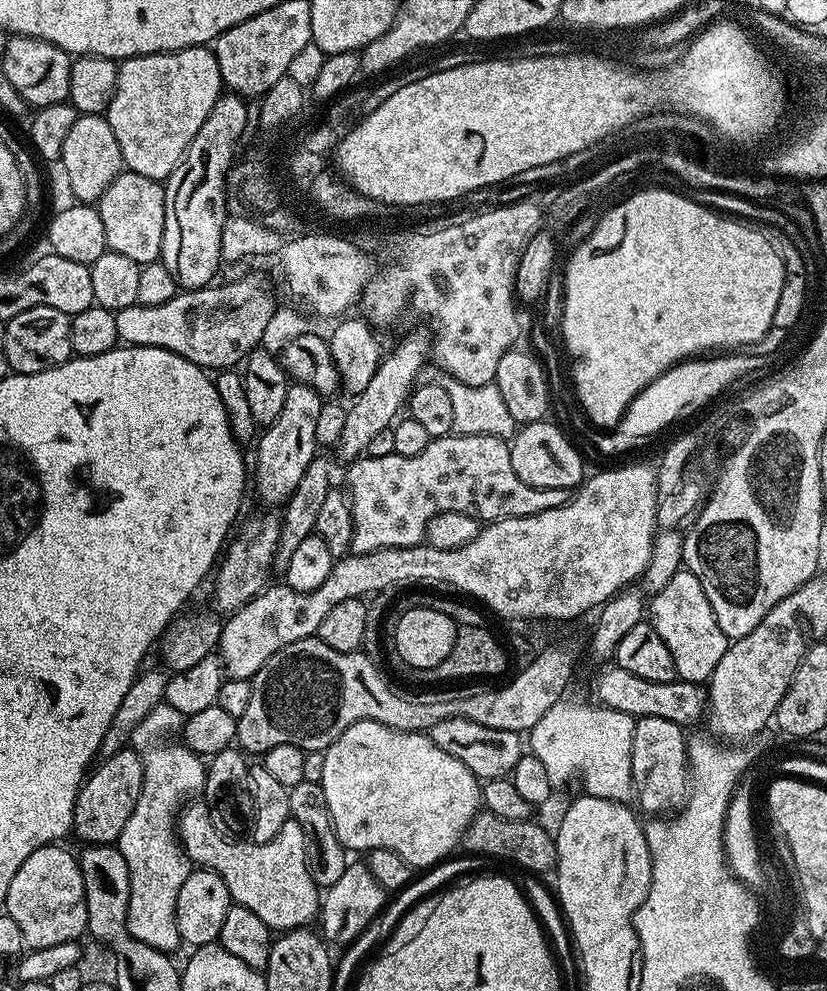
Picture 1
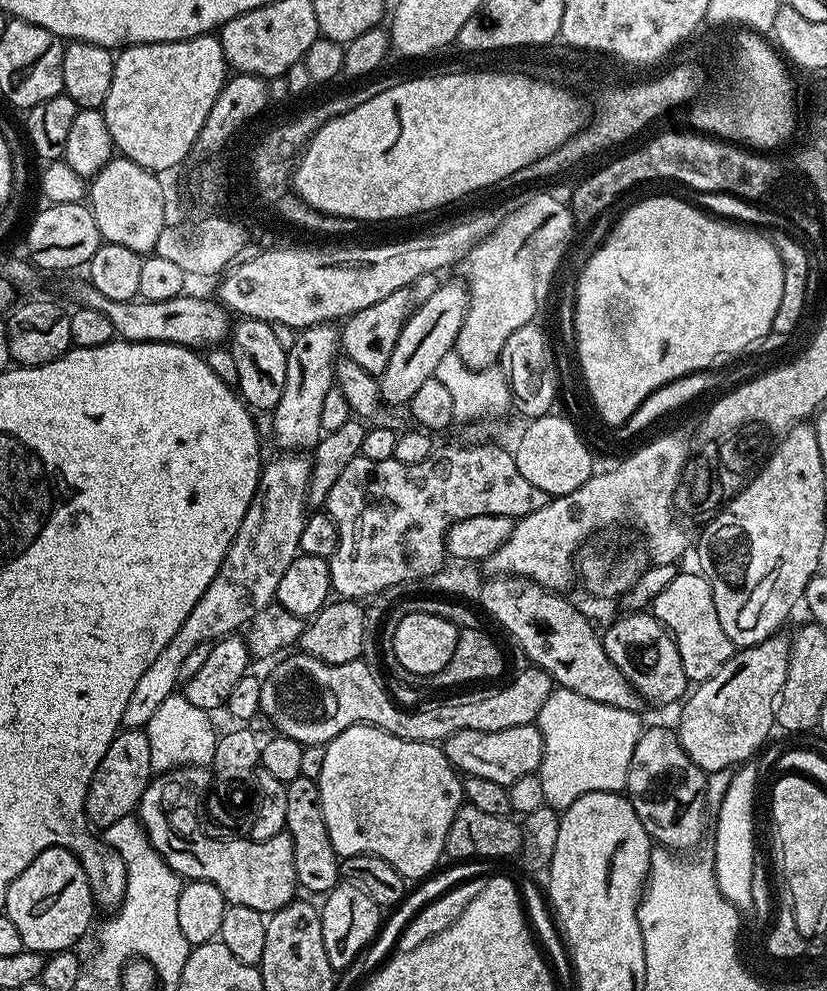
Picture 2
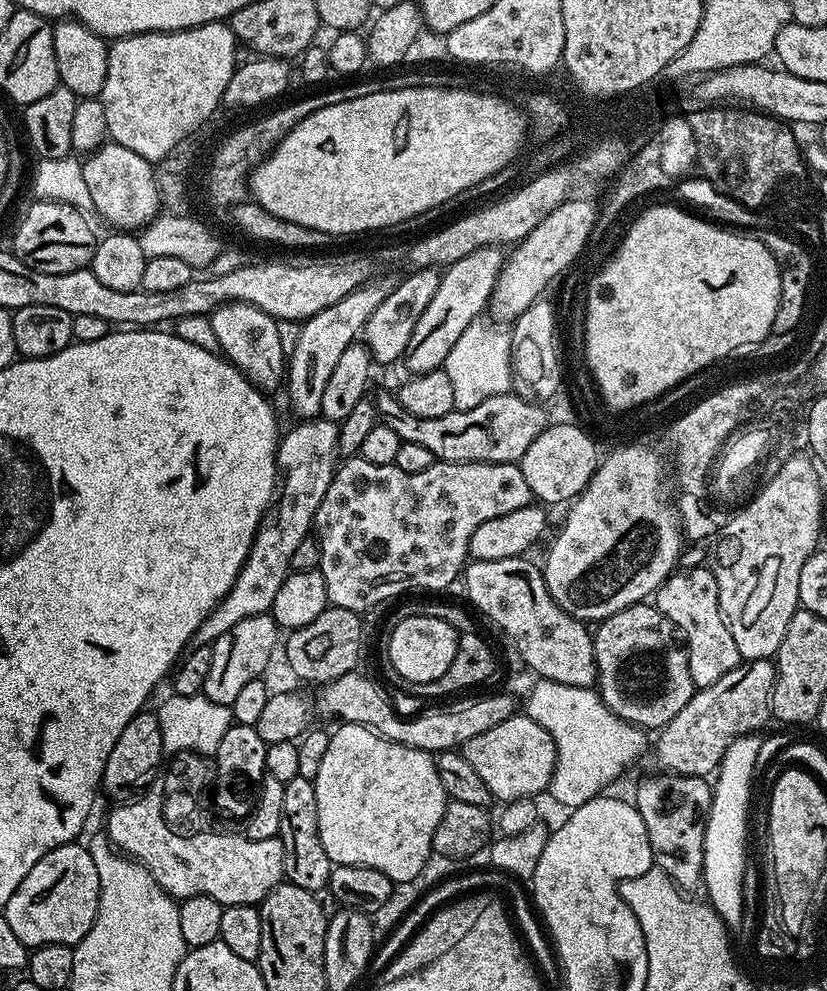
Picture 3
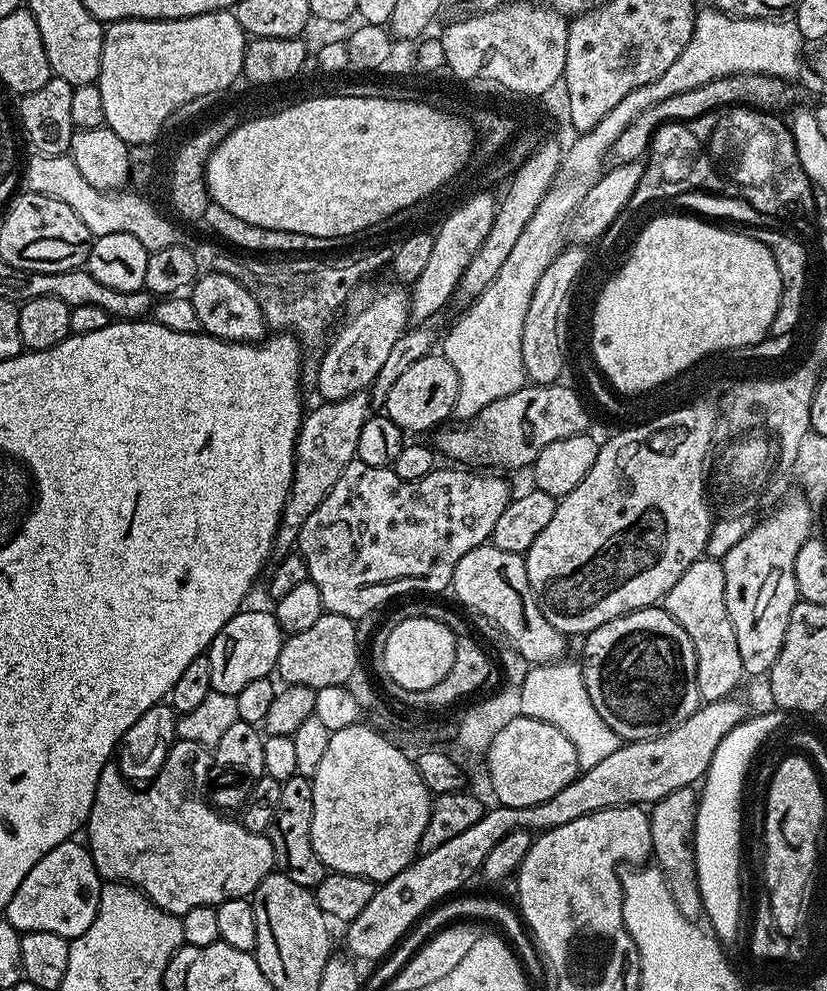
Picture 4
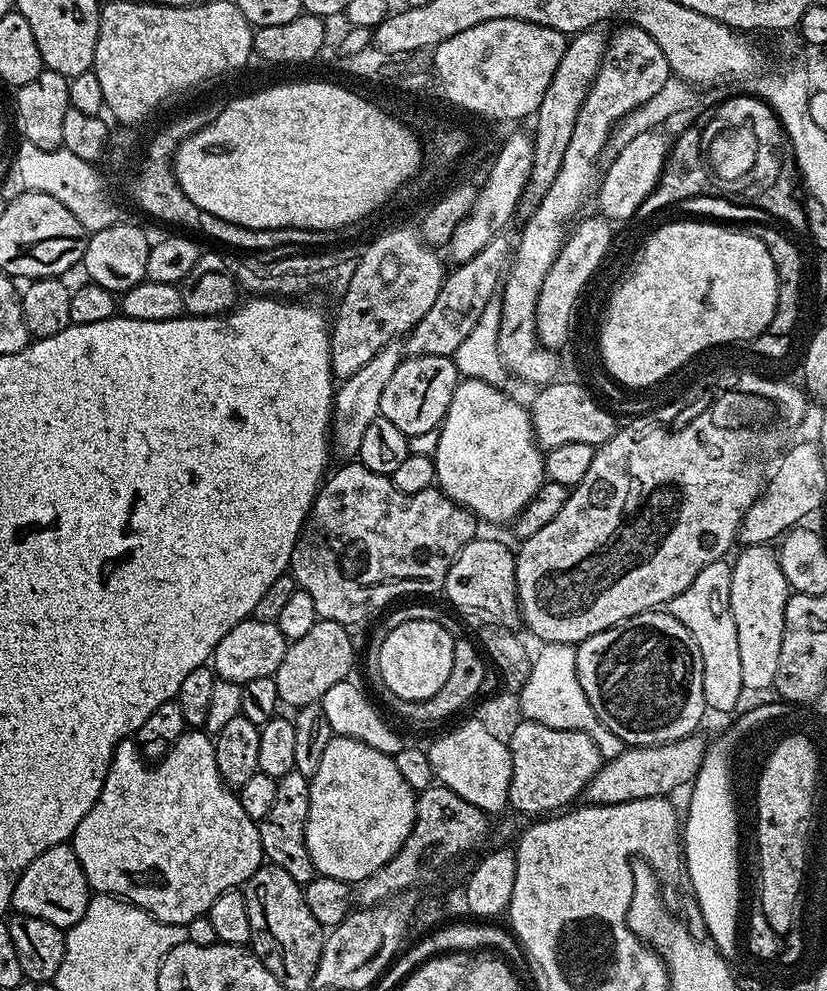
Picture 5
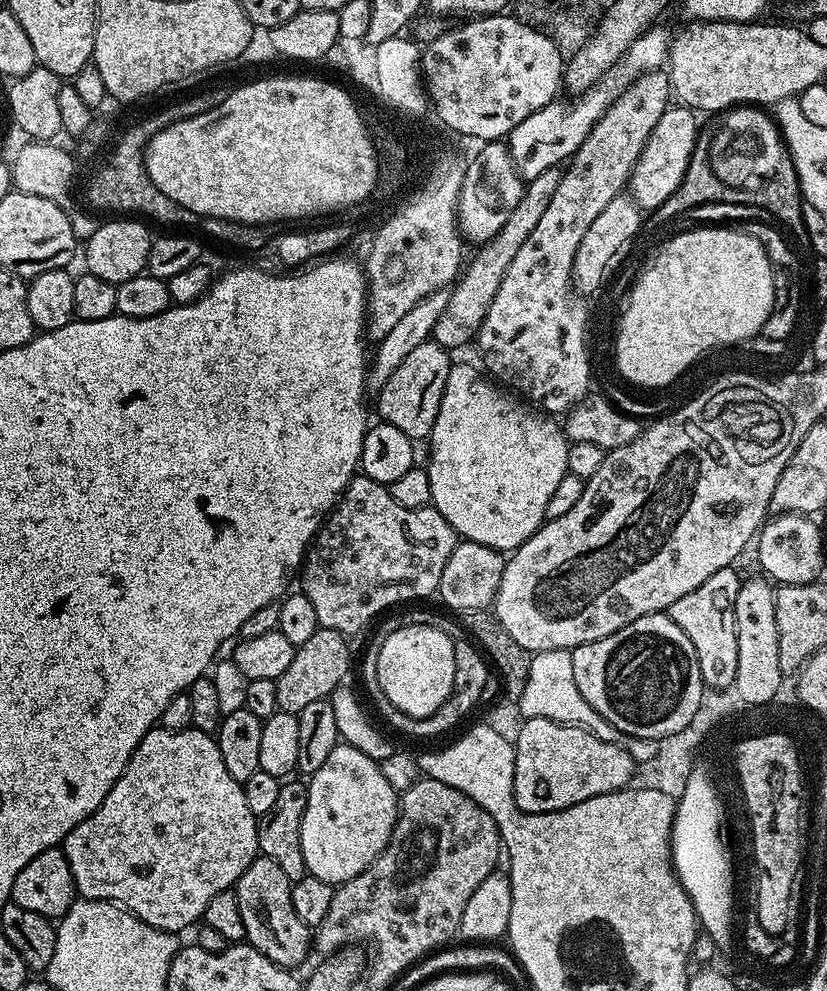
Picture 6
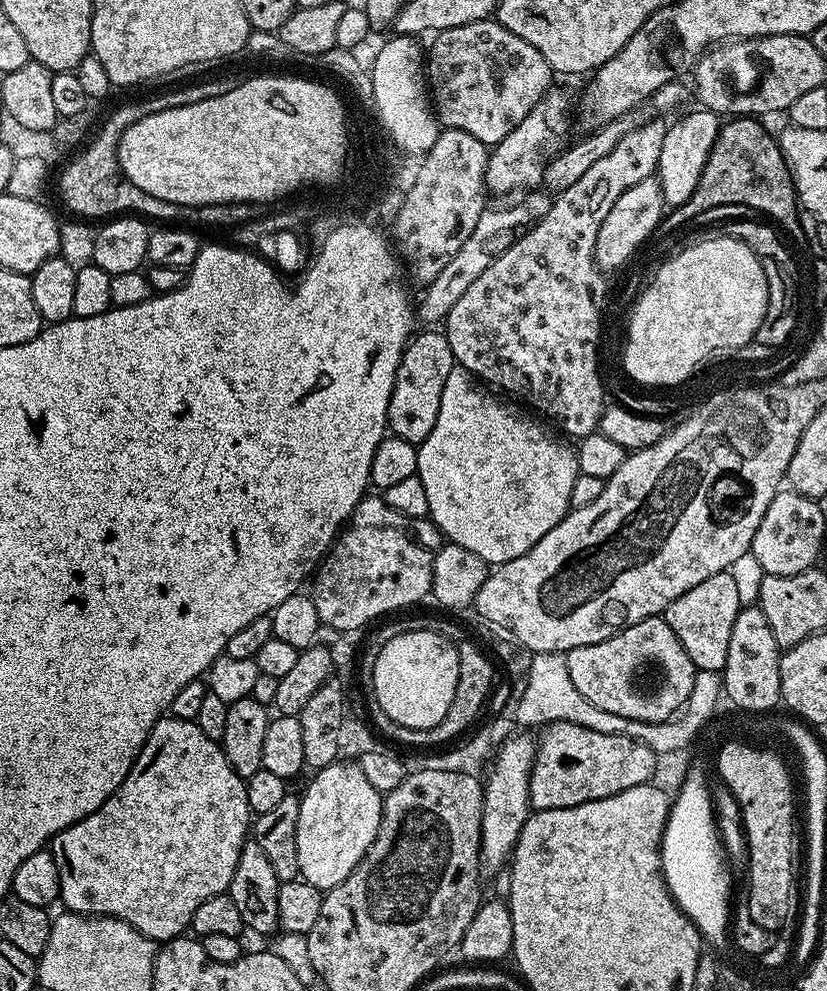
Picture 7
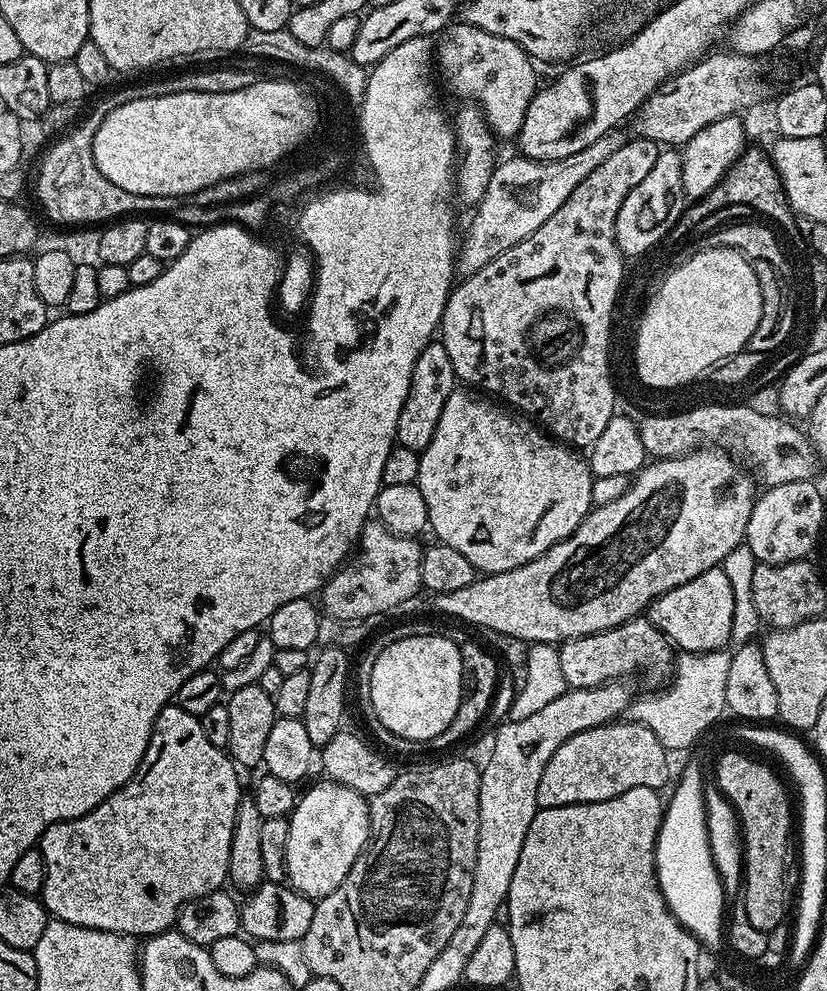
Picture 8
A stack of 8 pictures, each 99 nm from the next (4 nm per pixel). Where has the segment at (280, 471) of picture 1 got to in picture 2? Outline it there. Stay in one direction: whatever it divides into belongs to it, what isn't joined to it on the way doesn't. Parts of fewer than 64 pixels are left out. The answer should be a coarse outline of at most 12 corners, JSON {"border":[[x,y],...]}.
{"border":[[316,324],[287,345],[286,386],[271,409],[284,450],[321,438],[340,328]]}

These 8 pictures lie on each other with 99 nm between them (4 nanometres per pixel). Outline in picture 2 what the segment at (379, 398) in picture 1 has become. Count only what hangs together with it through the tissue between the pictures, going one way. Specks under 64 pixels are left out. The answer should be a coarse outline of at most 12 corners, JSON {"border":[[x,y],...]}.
{"border":[[468,288],[417,303],[380,373],[380,396],[406,406],[456,347]]}

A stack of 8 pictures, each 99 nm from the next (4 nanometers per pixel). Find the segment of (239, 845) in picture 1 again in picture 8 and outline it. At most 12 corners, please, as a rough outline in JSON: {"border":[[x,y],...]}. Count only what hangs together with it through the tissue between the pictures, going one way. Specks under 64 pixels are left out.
{"border":[[174,702],[52,824],[49,917],[133,938],[221,891],[237,765]]}

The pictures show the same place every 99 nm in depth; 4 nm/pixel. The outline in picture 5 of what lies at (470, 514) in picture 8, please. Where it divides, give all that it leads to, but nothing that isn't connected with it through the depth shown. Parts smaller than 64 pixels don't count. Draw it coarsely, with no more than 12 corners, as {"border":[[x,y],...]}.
{"border":[[464,378],[436,484],[511,525],[546,482],[531,411]]}

